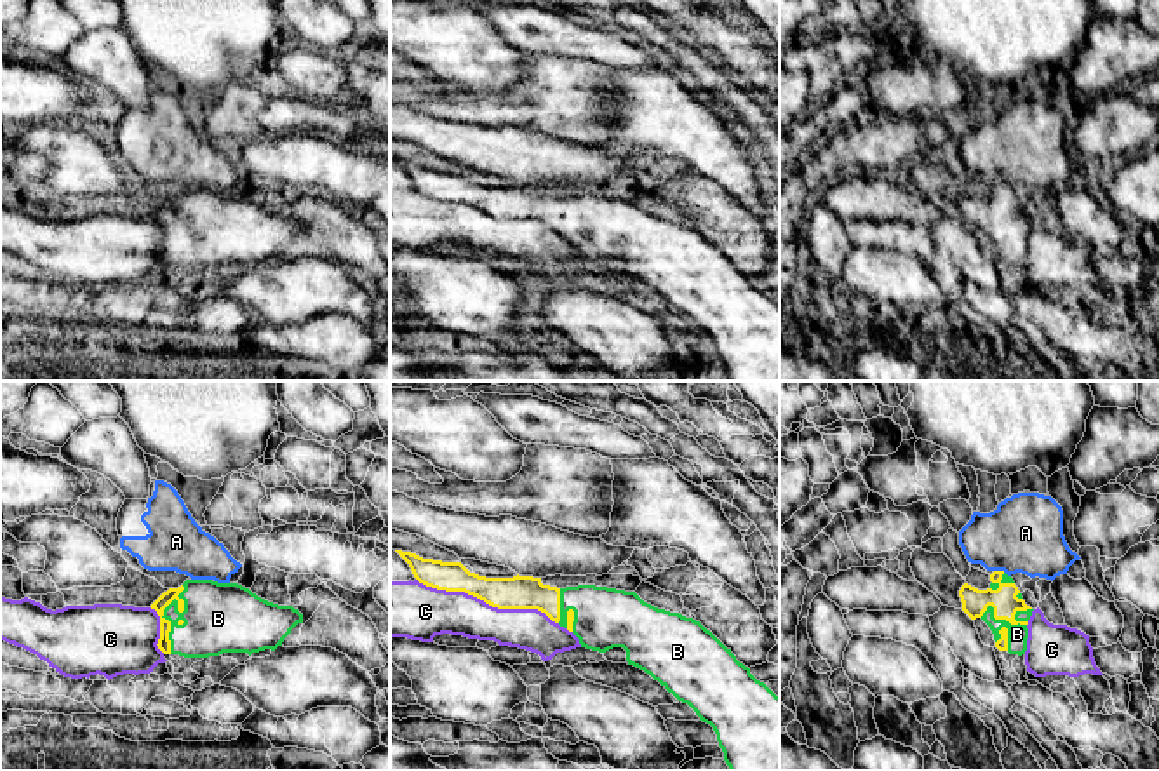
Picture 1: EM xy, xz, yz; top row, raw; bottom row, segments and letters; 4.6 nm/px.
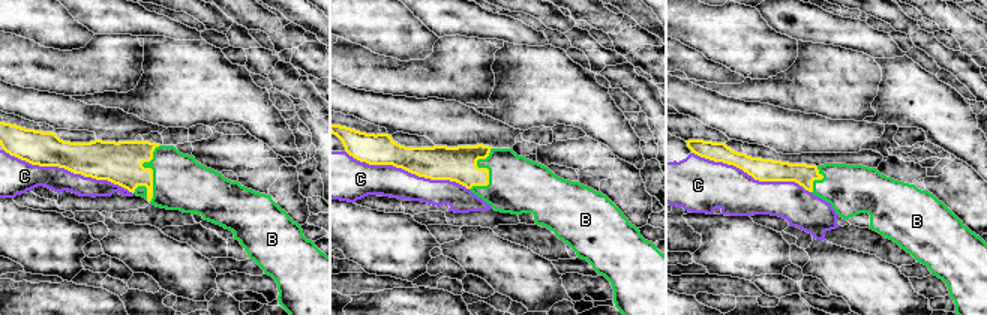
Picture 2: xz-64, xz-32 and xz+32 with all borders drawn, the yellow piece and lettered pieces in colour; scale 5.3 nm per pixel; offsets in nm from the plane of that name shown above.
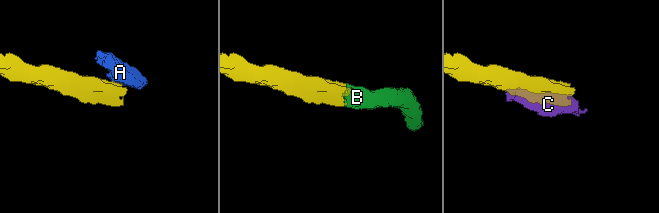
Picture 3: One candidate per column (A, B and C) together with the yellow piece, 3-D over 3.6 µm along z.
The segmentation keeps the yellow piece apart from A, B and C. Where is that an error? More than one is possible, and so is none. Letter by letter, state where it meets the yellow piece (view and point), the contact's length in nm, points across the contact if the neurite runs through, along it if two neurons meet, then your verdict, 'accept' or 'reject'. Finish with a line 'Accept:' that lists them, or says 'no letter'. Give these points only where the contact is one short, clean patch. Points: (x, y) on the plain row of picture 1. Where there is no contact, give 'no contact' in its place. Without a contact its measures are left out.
A: contact yz (999, 181); length 60 nm; border yz (994, 180), (1004, 181); reject
B: contact xy (167, 230); length 320 nm; way xy (164, 254), (167, 251), (167, 230), (218, 228); accept
C: contact xz (488, 213); length 700 nm; reject
Accept: B

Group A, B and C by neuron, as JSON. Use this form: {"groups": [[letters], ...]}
{"groups": [["A"], ["B"], ["C"]]}

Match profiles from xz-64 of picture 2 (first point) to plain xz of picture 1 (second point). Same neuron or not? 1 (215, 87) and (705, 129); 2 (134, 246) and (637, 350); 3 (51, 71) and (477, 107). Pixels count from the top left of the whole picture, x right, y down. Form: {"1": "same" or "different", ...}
{"1": "same", "2": "same", "3": "same"}

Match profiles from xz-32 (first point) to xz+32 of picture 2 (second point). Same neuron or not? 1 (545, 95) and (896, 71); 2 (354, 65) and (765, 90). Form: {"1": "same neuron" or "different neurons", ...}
{"1": "same neuron", "2": "same neuron"}

